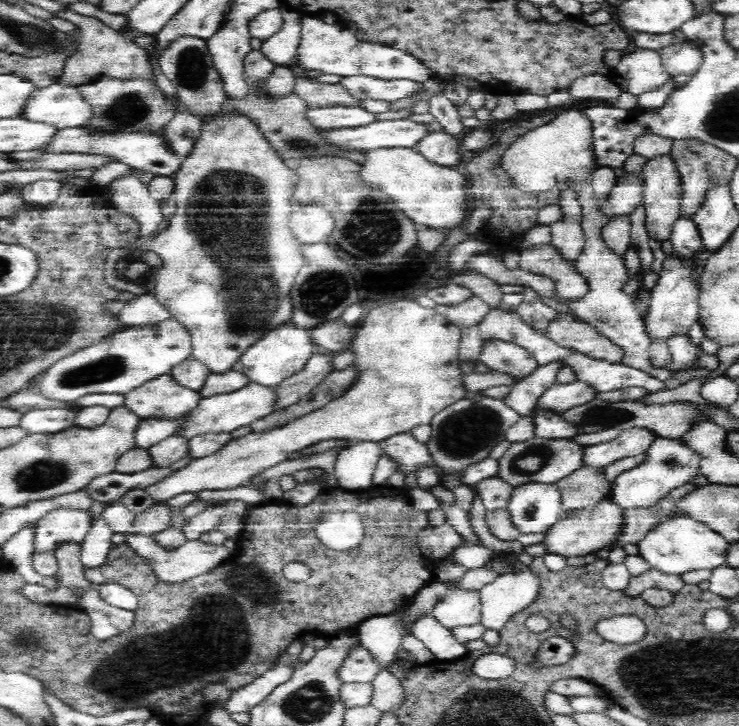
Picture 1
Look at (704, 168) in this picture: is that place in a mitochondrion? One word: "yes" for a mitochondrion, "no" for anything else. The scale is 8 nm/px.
yes

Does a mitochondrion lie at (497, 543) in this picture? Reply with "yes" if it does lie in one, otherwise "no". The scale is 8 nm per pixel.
no

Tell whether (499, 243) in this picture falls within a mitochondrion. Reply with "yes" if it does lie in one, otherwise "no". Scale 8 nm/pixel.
no

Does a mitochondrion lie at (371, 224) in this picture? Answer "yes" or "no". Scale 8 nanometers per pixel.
yes

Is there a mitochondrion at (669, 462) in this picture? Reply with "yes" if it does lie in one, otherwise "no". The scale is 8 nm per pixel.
yes

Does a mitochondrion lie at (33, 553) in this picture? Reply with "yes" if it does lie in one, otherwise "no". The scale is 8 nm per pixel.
no

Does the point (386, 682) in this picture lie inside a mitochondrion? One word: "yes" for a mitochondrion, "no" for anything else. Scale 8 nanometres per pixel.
no

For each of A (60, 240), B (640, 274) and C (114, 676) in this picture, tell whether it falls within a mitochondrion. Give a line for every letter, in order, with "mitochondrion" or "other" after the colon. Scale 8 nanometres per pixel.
A: other
B: other
C: mitochondrion

